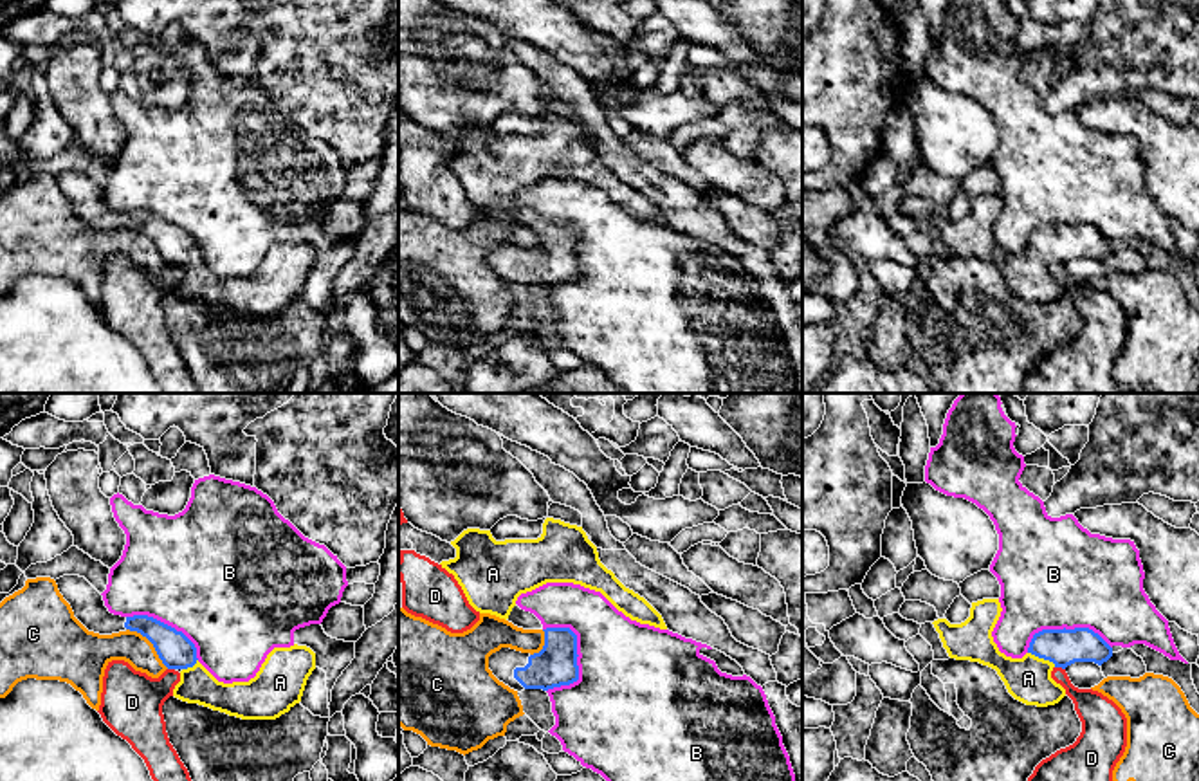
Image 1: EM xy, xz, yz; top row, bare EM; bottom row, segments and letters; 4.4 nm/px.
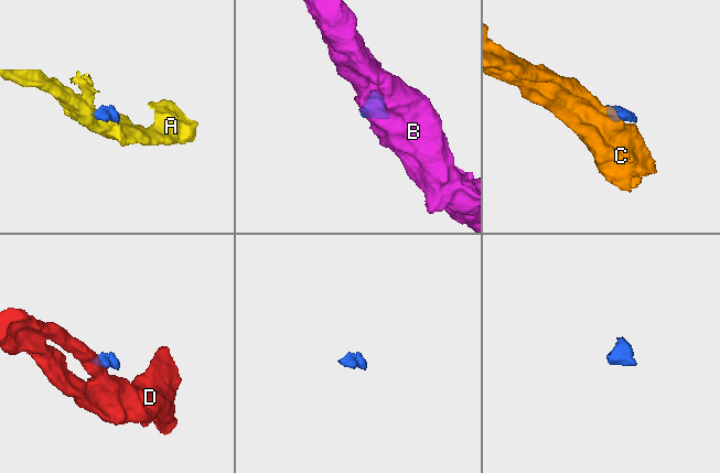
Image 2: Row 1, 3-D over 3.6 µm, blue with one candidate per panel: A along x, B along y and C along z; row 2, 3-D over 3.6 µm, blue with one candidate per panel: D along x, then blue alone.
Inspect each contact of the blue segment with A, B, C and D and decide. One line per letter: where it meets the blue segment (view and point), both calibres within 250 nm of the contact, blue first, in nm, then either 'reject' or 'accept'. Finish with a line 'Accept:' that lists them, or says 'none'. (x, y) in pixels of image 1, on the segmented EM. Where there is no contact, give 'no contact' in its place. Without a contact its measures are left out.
A: yz (1043, 657) | 160/200 nm | accept
B: xz (577, 668) | 190/480 nm | reject
C: xy (152, 643) | 160/140 nm | reject
D: yz (1061, 666) | 160/150 nm | reject
Accept: A

